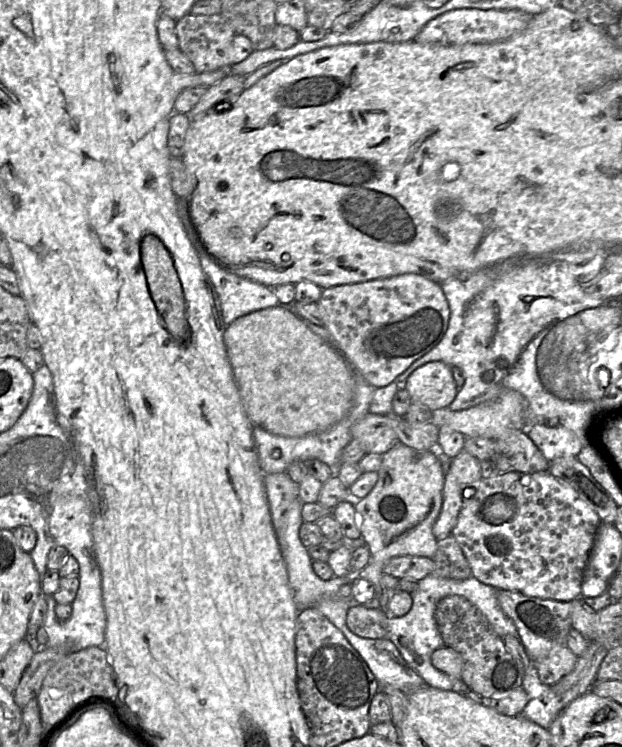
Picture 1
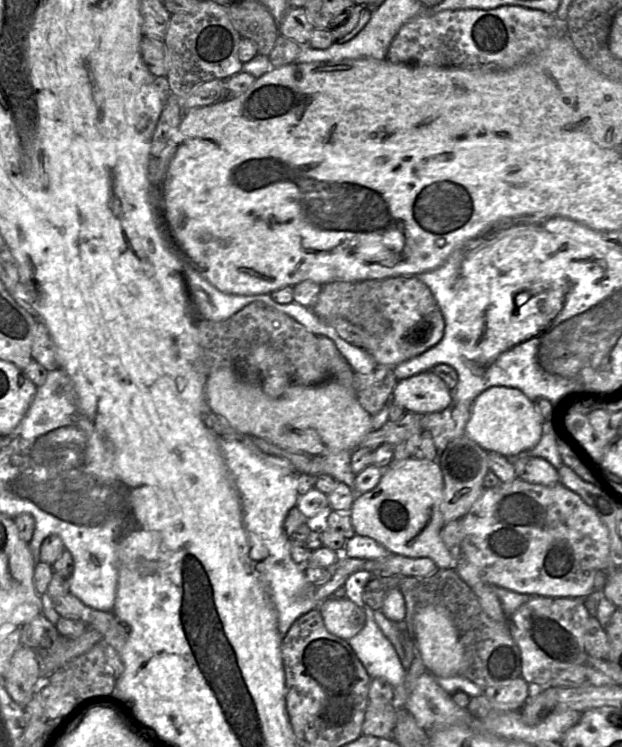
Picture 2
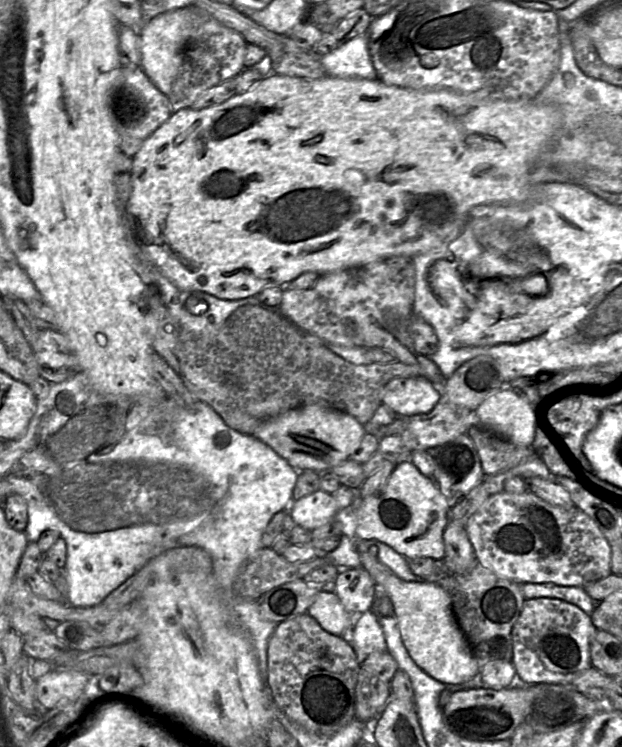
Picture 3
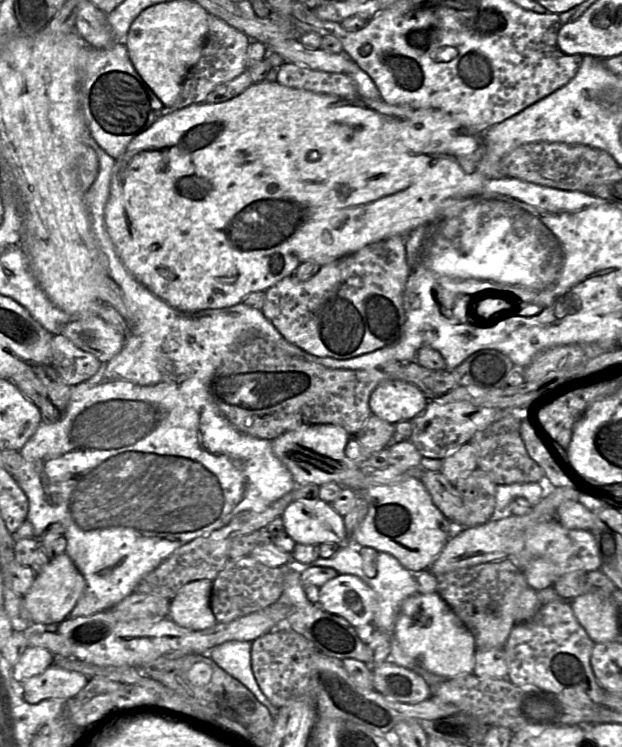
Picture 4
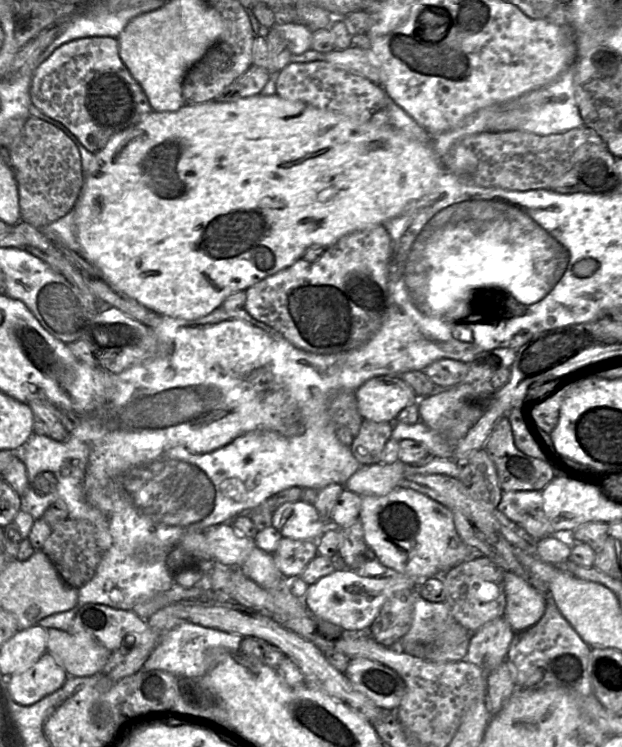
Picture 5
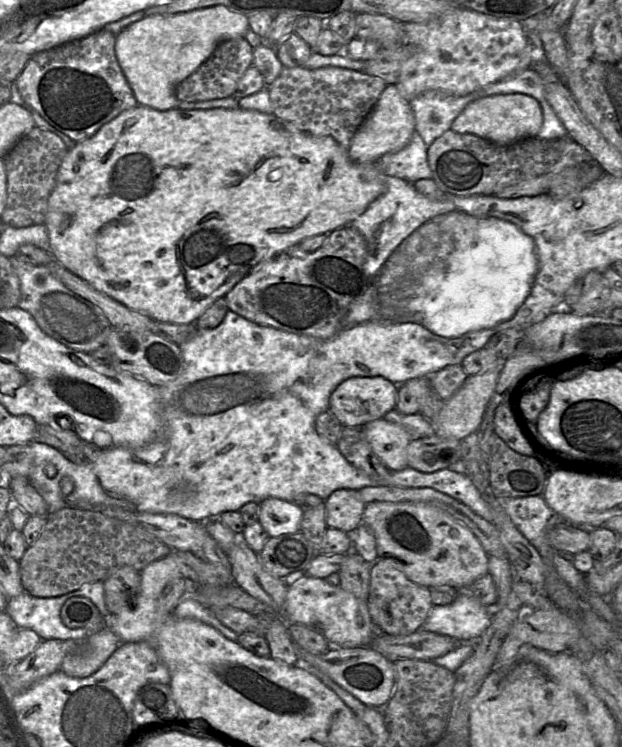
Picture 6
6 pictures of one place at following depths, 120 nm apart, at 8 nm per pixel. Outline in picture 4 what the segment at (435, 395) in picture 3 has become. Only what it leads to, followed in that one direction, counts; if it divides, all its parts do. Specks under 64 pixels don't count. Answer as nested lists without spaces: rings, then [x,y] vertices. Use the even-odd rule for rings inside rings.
[[[385,380],[371,393],[369,407],[373,415],[396,424],[411,421],[425,410],[428,402],[416,385],[401,380]]]

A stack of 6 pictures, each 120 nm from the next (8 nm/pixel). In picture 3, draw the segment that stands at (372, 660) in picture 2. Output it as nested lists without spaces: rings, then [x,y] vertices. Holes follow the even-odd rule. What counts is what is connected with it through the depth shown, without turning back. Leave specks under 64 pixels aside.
[[[372,610],[352,615],[354,625],[350,630],[350,644],[361,664],[373,652],[388,651],[383,630]]]

